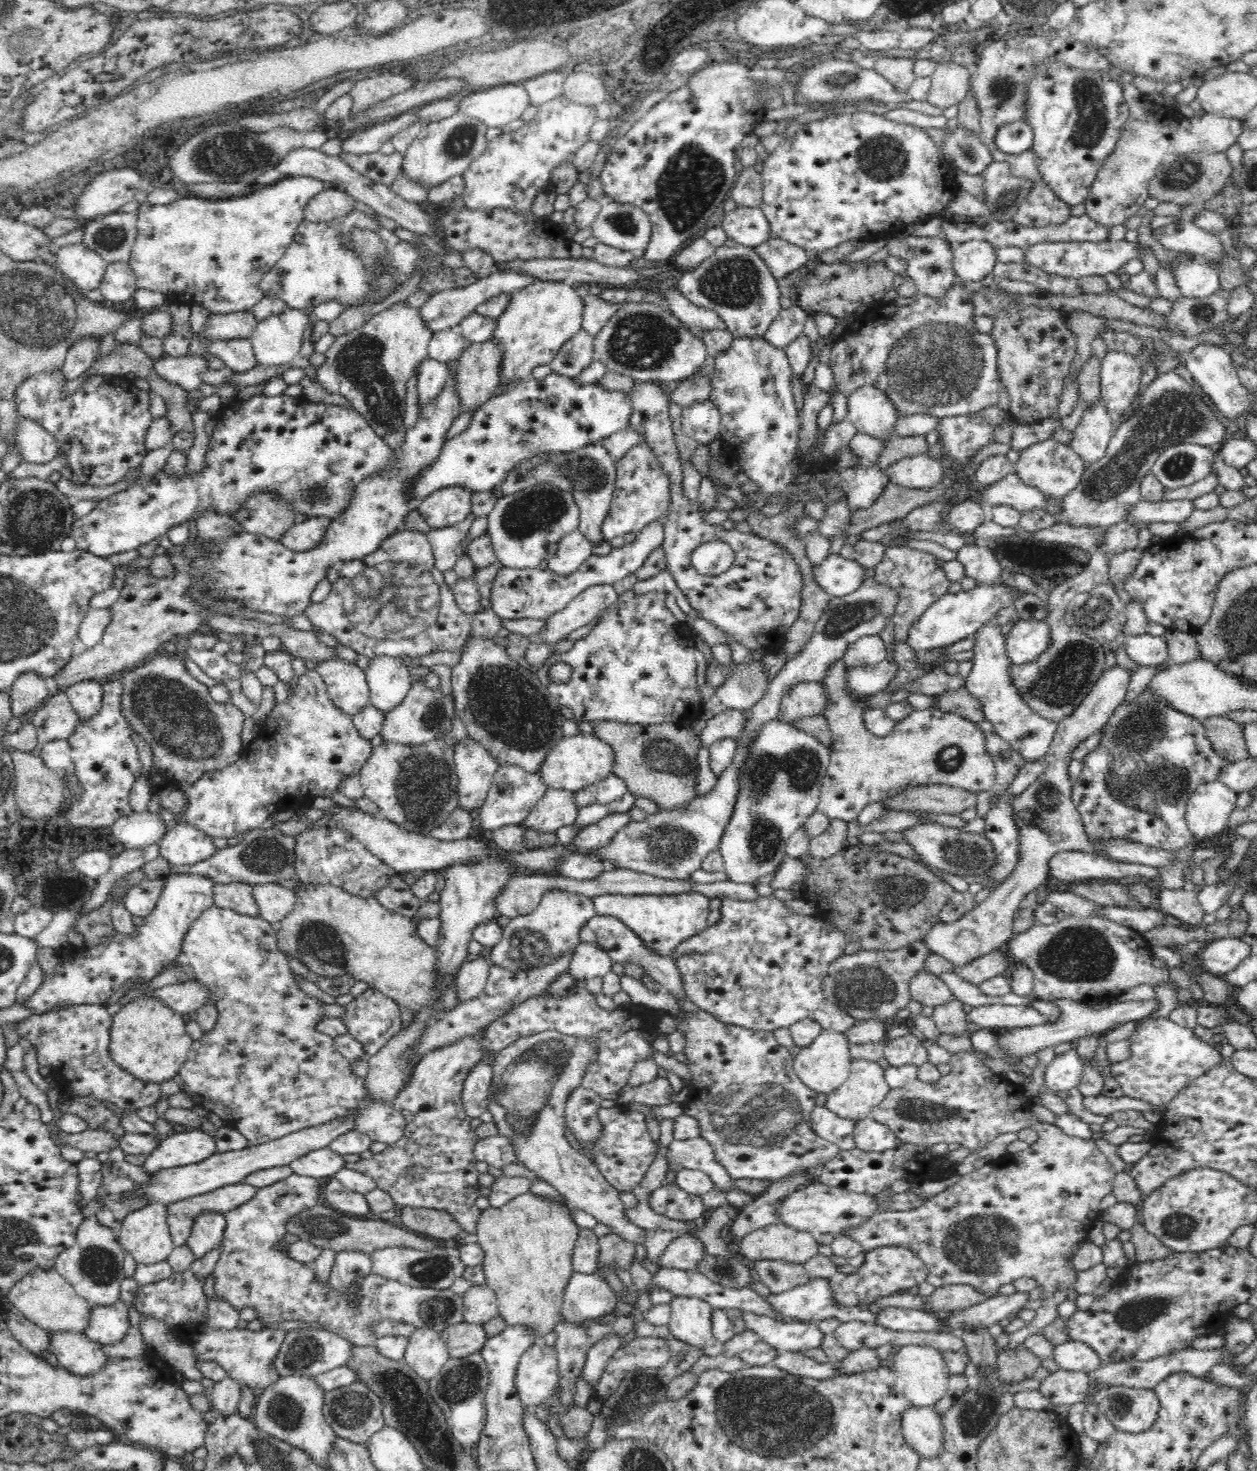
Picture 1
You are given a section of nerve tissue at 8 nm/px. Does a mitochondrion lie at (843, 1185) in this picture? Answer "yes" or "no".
no

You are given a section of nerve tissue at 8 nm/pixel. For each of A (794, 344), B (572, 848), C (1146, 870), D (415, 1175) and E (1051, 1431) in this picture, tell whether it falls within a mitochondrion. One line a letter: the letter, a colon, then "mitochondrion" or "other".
A: other
B: other
C: other
D: mitochondrion
E: other

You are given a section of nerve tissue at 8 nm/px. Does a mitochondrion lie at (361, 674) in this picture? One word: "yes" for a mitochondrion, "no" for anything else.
no

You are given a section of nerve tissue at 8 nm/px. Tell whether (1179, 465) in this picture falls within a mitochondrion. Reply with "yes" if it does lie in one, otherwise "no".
yes

